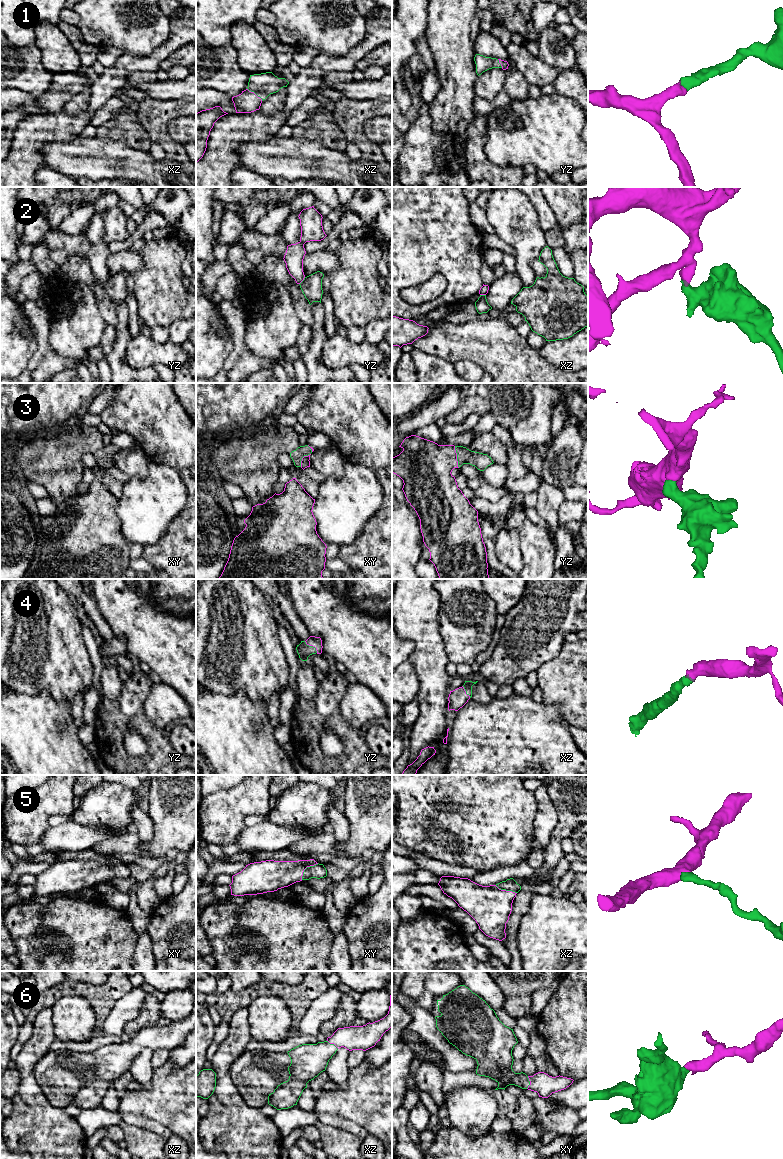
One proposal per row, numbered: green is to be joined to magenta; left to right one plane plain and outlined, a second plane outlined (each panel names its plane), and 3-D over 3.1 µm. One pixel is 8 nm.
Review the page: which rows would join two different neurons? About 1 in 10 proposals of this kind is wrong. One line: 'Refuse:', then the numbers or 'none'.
Refuse: 2

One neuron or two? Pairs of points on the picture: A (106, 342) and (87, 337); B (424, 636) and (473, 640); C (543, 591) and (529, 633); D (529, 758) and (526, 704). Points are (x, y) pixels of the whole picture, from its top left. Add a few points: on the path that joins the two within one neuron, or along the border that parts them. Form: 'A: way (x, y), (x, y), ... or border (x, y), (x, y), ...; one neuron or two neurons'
A: border (106, 324), (99, 345); two neurons
B: border (437, 615), (438, 632), (449, 661); two neurons
C: way (543, 601), (543, 616), (538, 623); one neuron
D: way (527, 745), (526, 717); one neuron

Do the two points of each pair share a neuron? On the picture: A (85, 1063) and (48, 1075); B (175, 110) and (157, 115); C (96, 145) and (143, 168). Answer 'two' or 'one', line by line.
A: one
B: one
C: one

